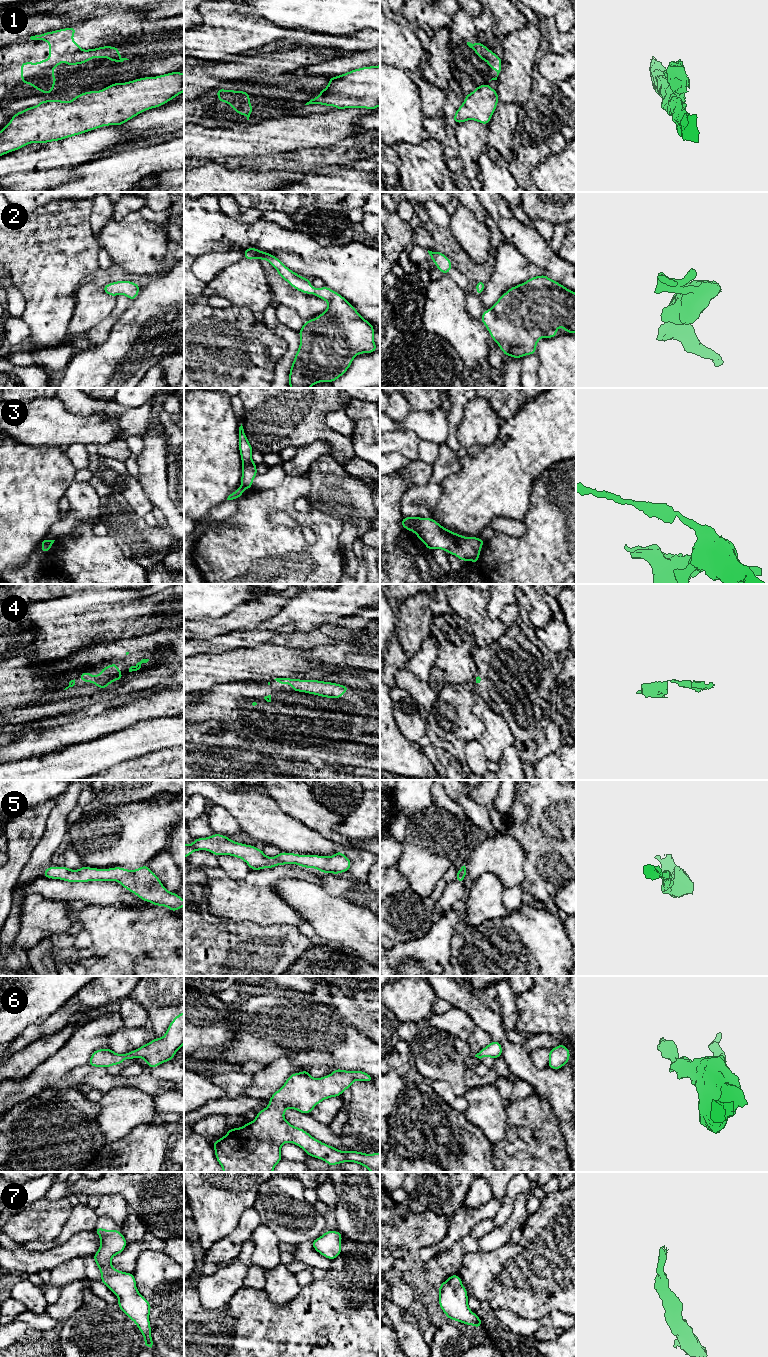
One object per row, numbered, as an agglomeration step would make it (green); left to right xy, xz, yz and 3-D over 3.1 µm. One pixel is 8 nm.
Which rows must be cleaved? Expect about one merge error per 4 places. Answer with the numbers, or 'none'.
1, 3

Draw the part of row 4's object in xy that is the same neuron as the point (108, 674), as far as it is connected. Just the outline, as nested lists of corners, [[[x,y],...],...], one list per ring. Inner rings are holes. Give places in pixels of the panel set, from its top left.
[[[113,663],[107,667],[101,669],[99,675],[92,675],[89,672],[82,671],[79,676],[80,680],[83,682],[91,682],[94,685],[98,686],[100,689],[105,689],[115,680],[122,680],[122,672],[117,667],[118,663]]]

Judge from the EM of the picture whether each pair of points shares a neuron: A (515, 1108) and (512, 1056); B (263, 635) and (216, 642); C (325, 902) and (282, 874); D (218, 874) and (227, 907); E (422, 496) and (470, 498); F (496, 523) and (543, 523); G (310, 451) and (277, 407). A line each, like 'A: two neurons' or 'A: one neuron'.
A: two neurons
B: one neuron
C: two neurons
D: one neuron
E: two neurons
F: two neurons
G: two neurons

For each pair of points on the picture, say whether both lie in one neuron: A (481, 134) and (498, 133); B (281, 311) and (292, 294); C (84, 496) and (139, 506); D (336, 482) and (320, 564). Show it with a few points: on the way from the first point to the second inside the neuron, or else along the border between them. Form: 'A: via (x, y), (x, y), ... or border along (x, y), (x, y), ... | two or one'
A: border along (487, 125), (489, 146) | two
B: border along (276, 303), (289, 306), (303, 320) | two
C: border along (87, 482), (100, 496) | two
D: border along (310, 506), (343, 521) | two

